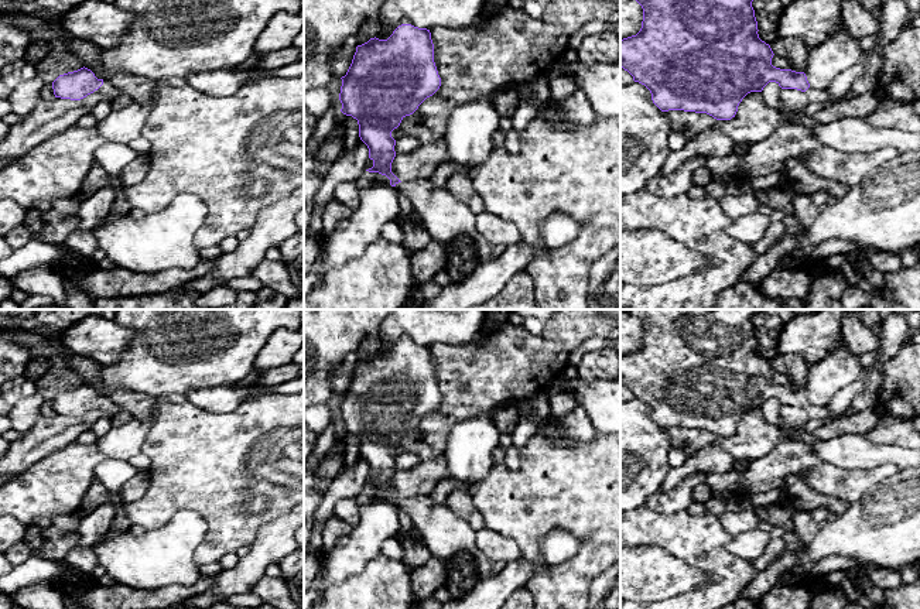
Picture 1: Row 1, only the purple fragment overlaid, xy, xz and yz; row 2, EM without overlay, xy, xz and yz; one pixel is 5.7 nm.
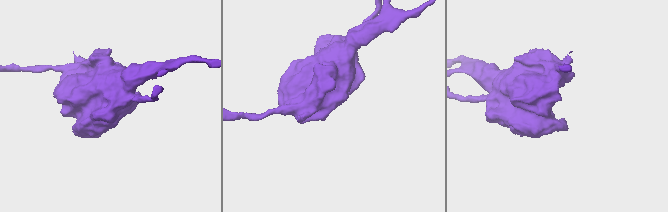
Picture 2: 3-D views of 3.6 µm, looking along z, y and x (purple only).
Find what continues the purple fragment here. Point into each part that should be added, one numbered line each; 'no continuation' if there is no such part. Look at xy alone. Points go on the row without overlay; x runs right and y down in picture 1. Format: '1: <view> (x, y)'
1: xy (108, 404)

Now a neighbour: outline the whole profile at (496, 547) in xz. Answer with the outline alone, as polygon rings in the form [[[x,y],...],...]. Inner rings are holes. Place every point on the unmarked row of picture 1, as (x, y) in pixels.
[[[488,527],[475,533],[478,550],[493,561],[512,562],[521,558],[520,547],[516,541],[506,538]]]

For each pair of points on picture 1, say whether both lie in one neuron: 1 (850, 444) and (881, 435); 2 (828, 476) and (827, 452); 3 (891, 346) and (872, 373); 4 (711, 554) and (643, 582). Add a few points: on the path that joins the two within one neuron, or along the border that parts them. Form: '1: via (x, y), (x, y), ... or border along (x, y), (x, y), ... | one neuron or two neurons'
1: border along (865, 435), (878, 444), (896, 444), (902, 447) | two neurons
2: border along (809, 447), (827, 462), (859, 469) | two neurons
3: via (888, 353), (878, 366) | one neuron
4: border along (660, 547), (698, 567), (710, 578) | two neurons

